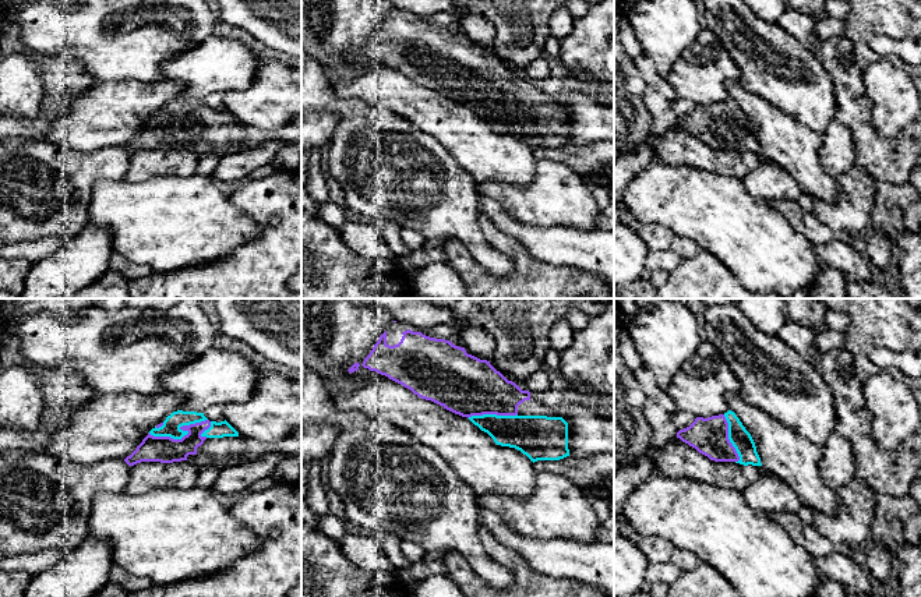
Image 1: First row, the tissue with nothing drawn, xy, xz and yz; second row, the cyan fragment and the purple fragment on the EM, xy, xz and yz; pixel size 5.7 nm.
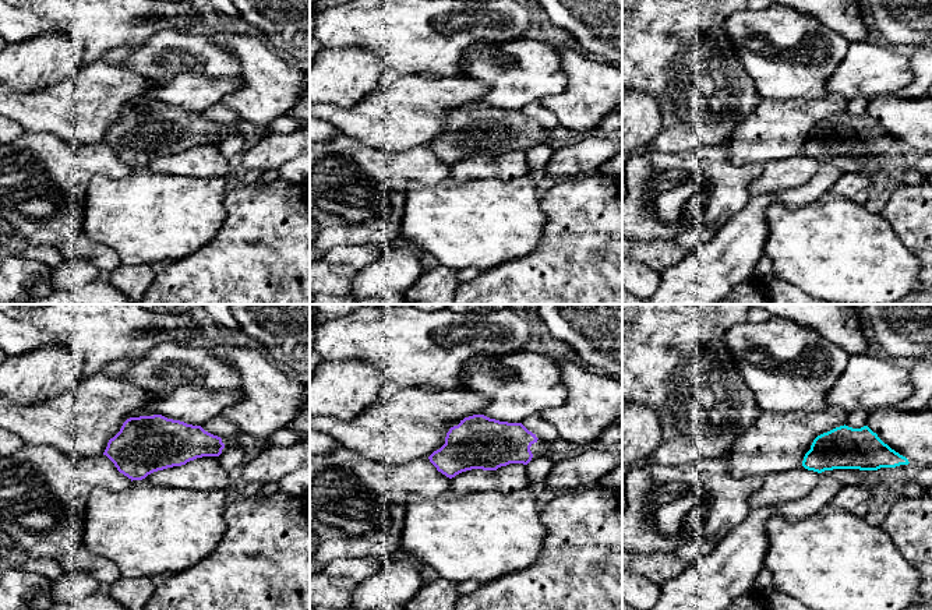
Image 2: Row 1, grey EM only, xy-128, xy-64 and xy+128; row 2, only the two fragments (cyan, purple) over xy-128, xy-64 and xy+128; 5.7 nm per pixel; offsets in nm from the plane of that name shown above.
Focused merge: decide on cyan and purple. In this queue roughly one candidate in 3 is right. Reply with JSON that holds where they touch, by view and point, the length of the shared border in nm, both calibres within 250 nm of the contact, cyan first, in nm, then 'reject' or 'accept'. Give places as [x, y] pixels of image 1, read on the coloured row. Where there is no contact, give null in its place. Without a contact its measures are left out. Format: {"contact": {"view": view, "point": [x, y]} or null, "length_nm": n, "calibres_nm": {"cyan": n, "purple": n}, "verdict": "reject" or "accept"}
{"contact": {"view": "xy", "point": [183, 435]}, "length_nm": 360, "calibres_nm": {"cyan": 100, "purple": 160}, "verdict": "accept"}

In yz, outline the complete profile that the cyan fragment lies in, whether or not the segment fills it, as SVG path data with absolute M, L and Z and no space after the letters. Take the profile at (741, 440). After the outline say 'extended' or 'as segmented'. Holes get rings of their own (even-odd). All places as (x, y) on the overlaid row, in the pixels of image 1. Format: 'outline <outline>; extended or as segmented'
outline M731 410L707 418L696 417L689 427L677 432L677 438L714 462L735 462L744 466L762 466L751 434Z; extended

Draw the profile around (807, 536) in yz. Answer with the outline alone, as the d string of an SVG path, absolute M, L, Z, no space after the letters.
M773 512L770 517L788 533L795 544L801 545L814 558L825 558L836 551L851 557L850 547L833 544L829 538L822 536L814 524L802 522L797 513Z

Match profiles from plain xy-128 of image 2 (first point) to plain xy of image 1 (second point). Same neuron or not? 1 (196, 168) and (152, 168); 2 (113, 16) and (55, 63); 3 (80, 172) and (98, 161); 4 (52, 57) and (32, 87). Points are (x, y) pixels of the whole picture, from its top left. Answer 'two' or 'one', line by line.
1: one
2: two
3: one
4: one

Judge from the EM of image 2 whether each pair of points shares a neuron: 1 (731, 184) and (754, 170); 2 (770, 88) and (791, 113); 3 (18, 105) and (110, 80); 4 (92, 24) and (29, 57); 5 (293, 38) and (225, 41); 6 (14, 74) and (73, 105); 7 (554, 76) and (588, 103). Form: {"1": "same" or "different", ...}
{"1": "same", "2": "different", "3": "same", "4": "different", "5": "different", "6": "different", "7": "different"}

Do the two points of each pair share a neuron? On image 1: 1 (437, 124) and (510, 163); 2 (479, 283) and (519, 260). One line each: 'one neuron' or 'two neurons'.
1: one neuron
2: one neuron

